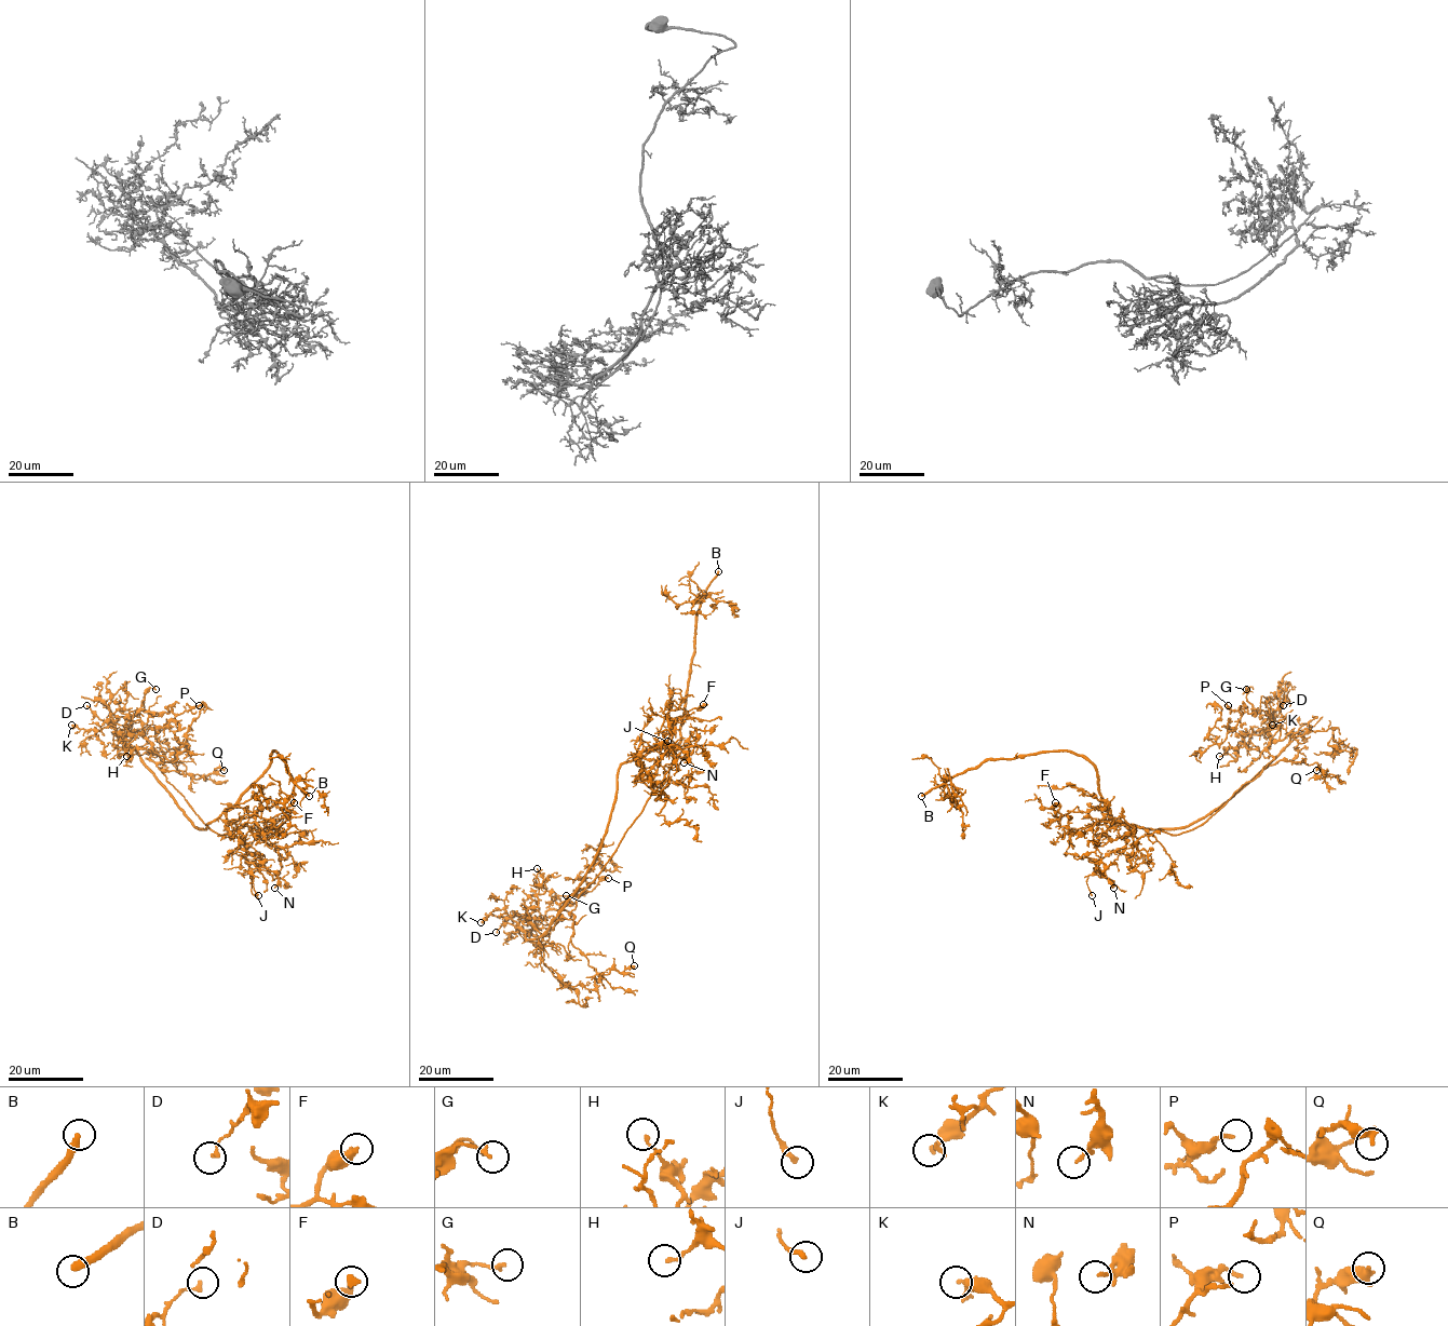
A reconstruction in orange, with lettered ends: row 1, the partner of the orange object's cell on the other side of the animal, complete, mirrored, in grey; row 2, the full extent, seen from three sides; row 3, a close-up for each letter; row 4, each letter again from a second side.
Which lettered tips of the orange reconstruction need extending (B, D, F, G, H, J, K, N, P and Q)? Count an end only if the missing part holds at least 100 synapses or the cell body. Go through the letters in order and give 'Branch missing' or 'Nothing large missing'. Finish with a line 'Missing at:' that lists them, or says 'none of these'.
B: Branch missing
D: Nothing large missing
F: Nothing large missing
G: Nothing large missing
H: Nothing large missing
J: Nothing large missing
K: Nothing large missing
N: Nothing large missing
P: Nothing large missing
Q: Nothing large missing
Missing at: B

